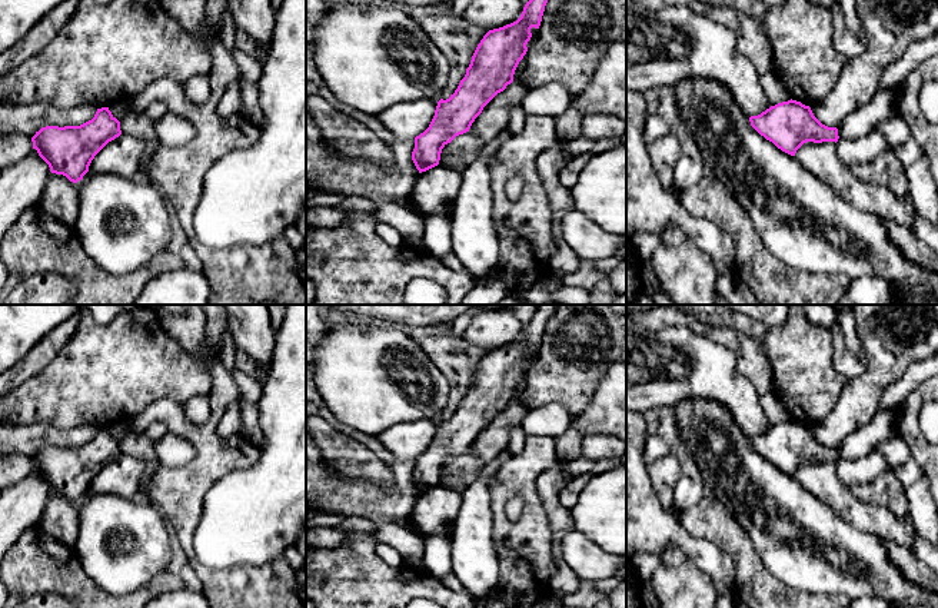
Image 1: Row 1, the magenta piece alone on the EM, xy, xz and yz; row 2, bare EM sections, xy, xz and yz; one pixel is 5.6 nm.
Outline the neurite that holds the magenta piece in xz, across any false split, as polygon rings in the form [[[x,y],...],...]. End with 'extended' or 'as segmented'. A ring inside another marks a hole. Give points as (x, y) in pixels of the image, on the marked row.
[[[529,0],[516,21],[483,36],[455,93],[438,102],[429,127],[415,137],[412,160],[419,173],[438,166],[442,149],[469,132],[483,107],[513,82],[515,70],[528,52],[530,29],[539,29],[546,3]]] | as segmented

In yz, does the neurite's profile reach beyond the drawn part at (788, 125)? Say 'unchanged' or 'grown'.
unchanged

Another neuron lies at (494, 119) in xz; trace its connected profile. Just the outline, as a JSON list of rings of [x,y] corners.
[[[512,82],[506,89],[498,93],[475,119],[470,132],[485,144],[498,137],[500,132],[508,129],[510,110],[522,109],[522,102],[528,94],[528,87],[522,83]]]

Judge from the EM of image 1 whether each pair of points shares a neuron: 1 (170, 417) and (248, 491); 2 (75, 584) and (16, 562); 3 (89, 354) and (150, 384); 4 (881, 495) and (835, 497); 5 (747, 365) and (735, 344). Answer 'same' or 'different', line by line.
1: different
2: same
3: same
4: different
5: same

